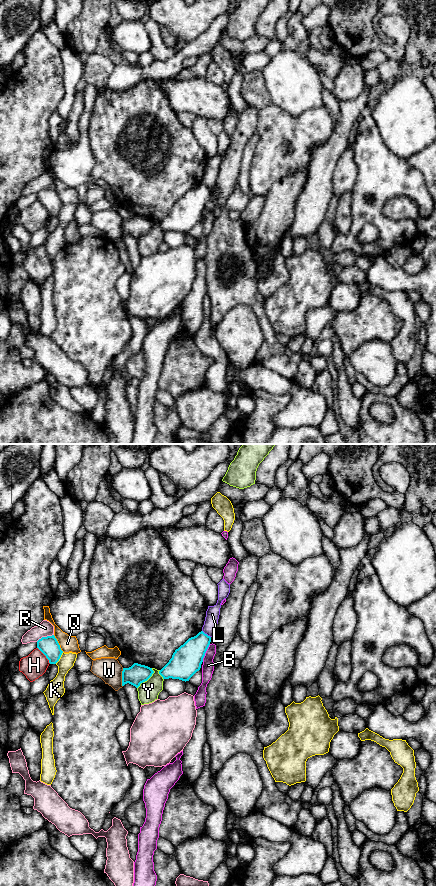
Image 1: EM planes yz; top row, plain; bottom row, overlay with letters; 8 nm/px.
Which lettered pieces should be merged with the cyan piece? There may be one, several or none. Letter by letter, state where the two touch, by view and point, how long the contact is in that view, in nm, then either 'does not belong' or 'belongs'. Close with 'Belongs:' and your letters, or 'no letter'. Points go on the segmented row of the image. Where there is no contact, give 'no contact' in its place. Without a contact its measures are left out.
B: yz (205, 652) | 160 nm | does not belong
H: yz (44, 654) | 170 nm | does not belong
K: yz (59, 658) | 120 nm | does not belong
L: yz (206, 634) | 90 nm | does not belong
Q: yz (58, 643) | 160 nm | does not belong
R: yz (44, 637) | 160 nm | does not belong
W: yz (122, 677) | 150 nm | does not belong
Y: yz (147, 679) | 200 nm | does not belong
Belongs: no letter

